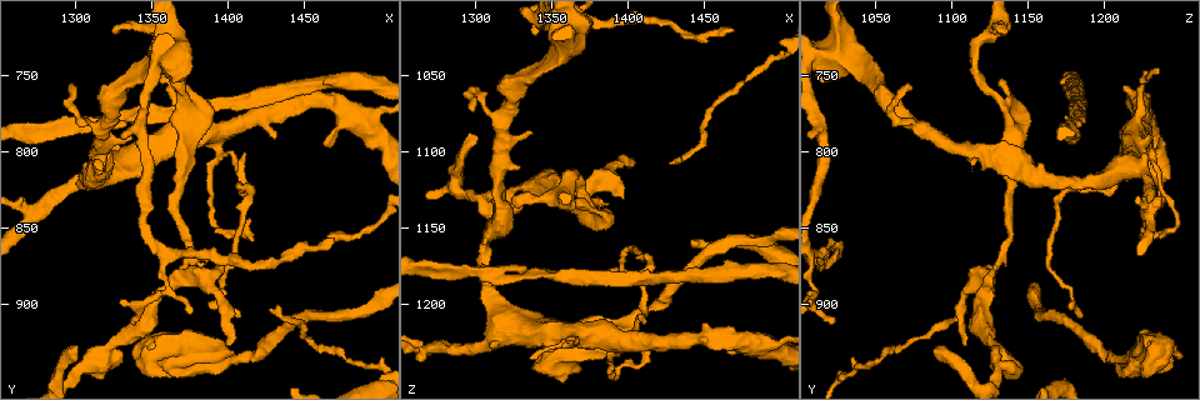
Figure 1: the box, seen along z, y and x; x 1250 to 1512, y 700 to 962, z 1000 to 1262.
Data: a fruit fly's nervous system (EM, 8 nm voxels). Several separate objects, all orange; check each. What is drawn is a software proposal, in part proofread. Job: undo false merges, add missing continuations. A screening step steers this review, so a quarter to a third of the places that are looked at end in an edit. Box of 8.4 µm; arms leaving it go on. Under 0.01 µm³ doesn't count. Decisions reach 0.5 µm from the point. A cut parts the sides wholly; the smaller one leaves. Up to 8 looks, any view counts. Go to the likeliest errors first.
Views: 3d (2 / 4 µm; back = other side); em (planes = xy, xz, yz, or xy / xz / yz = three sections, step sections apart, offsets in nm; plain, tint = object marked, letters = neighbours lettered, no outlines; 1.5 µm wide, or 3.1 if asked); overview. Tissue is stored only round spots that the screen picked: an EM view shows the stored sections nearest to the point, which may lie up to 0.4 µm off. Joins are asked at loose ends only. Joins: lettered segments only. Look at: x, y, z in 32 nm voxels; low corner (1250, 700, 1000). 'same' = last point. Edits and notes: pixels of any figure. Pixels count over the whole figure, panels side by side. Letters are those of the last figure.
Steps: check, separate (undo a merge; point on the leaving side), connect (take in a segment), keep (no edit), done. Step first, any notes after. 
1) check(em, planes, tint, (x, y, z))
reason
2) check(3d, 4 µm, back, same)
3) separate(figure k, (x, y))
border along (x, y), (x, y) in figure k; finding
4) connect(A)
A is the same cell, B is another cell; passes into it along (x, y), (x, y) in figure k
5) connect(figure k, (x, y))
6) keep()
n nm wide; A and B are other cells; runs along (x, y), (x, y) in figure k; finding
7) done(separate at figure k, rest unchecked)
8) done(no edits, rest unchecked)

check(em, planes, letters, (1398, 926, 1110))
free end

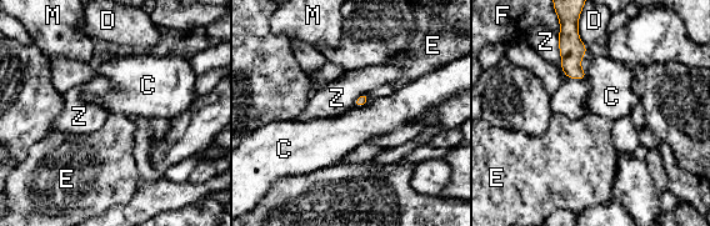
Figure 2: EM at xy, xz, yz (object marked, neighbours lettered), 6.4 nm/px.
keep()
C, D, E, F, M and Z are other cells; border along (558, 35), (561, 66) in figure 2; no lettered segment goes on from it

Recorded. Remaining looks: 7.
check(em, planes, plain, (1302, 930, 1090))
free end

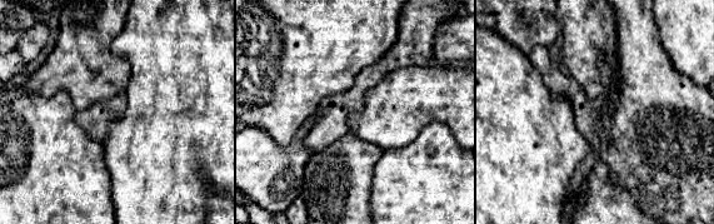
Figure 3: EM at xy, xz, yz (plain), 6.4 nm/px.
check(em, planes, tint, same)

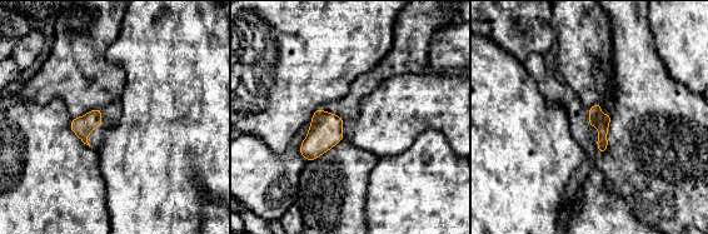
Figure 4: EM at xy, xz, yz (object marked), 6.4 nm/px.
check(em, planes, letters, same)
what lies round it

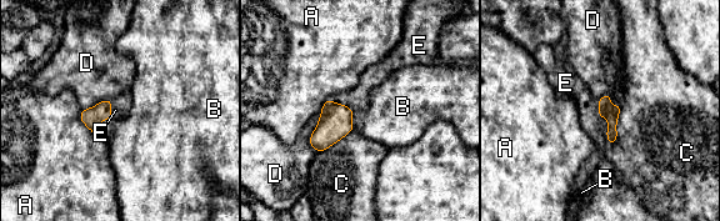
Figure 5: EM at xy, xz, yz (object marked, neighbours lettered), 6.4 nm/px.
connect(E)
120 nm wide; E is the same cell, A, B, C and D are other cells; it goes on there

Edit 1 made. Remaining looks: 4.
check(em, xz, step 8, tint, (1334, 746, 1238))
tapers out

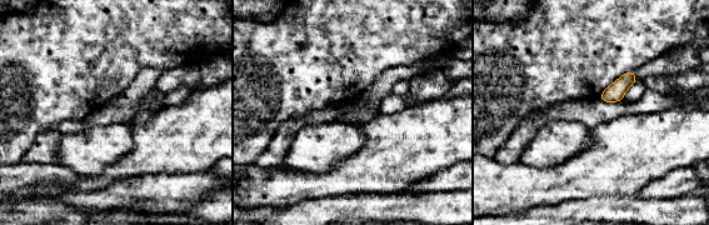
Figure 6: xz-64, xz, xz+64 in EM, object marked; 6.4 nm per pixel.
check(em, planes, letters, same)
cut it another way

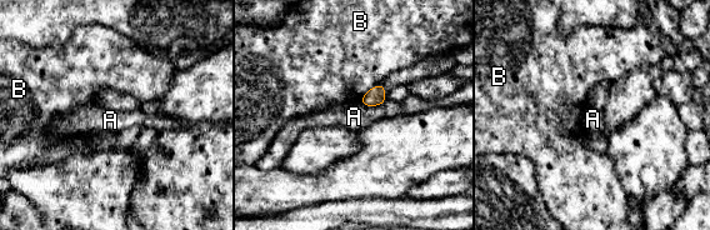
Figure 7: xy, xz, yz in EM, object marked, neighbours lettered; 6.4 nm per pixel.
keep()
A and B are other cells; border along (360, 101), (365, 105), (381, 105) in figure 7; no lettered segment goes on from it

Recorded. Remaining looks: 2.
done(connect at figure 5, rest unchecked)

